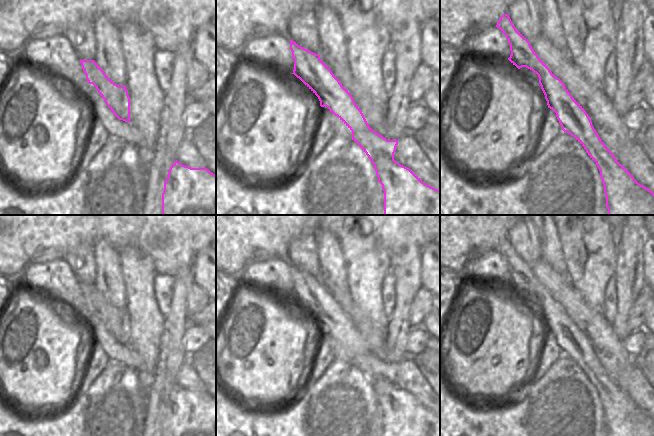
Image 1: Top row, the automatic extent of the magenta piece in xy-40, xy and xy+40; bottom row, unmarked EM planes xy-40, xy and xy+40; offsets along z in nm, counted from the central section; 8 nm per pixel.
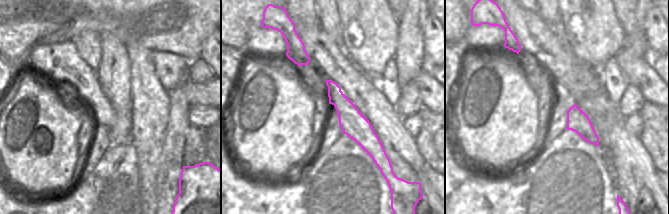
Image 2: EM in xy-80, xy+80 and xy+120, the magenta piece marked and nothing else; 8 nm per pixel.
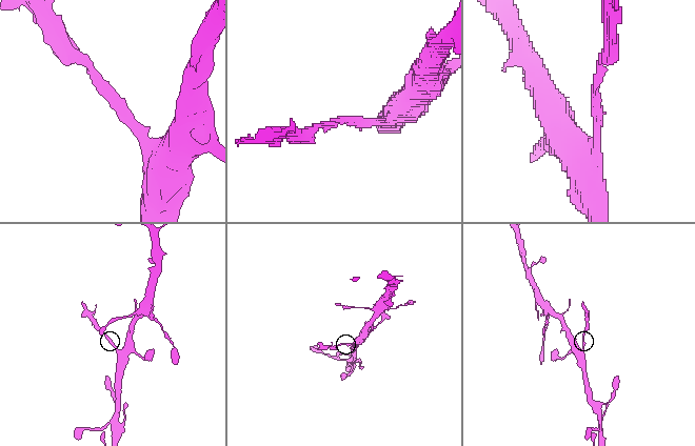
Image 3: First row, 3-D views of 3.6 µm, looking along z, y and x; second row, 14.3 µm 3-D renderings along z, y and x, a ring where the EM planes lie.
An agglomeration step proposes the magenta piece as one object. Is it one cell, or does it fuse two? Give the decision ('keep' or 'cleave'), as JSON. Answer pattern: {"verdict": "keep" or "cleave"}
{"verdict": "cleave"}

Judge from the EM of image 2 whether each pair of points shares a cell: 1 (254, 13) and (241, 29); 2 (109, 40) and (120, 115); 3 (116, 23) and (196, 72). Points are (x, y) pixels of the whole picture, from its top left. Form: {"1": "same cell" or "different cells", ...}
{"1": "same cell", "2": "same cell", "3": "different cells"}

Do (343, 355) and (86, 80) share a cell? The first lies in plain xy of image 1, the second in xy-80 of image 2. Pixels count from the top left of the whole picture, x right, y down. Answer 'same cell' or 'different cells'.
same cell

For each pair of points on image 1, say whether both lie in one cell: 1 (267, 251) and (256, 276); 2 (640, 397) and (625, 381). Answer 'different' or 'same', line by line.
1: different
2: same

